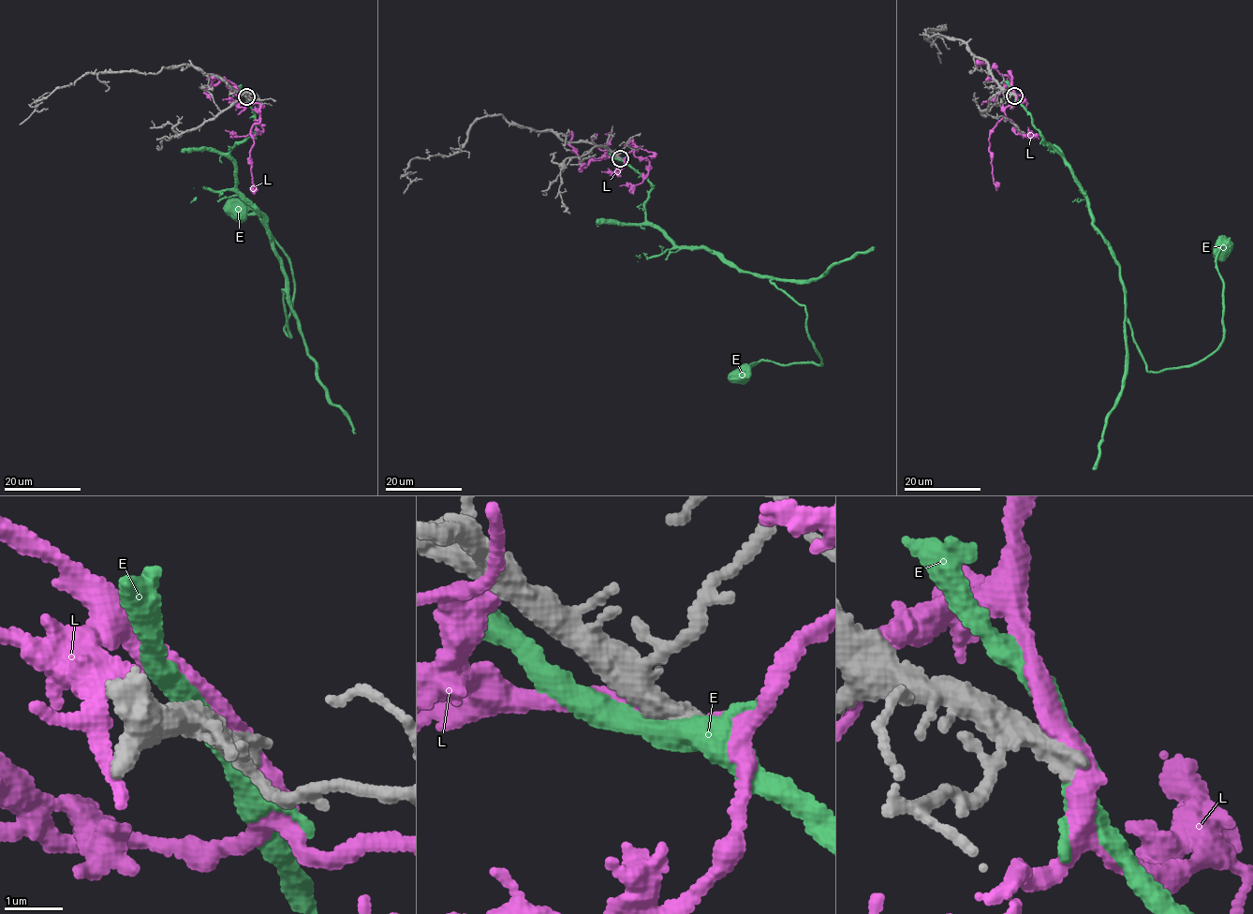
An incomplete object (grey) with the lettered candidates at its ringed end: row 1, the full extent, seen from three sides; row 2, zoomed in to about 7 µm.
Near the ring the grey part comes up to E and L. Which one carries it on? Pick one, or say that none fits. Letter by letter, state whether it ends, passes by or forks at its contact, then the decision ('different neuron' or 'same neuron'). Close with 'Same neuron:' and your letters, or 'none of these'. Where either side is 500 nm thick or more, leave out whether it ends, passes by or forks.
E: it passes by; different neuron
L: it passes by; different neuron
Same neuron: none of these

